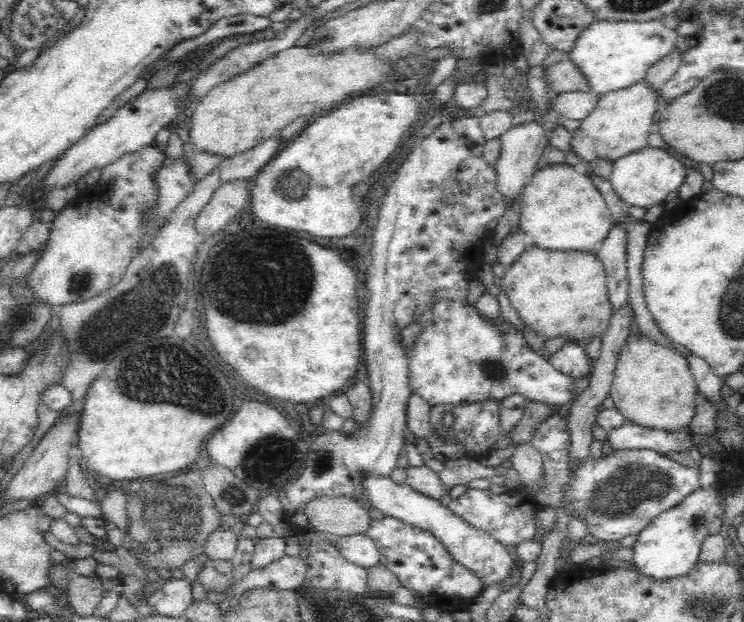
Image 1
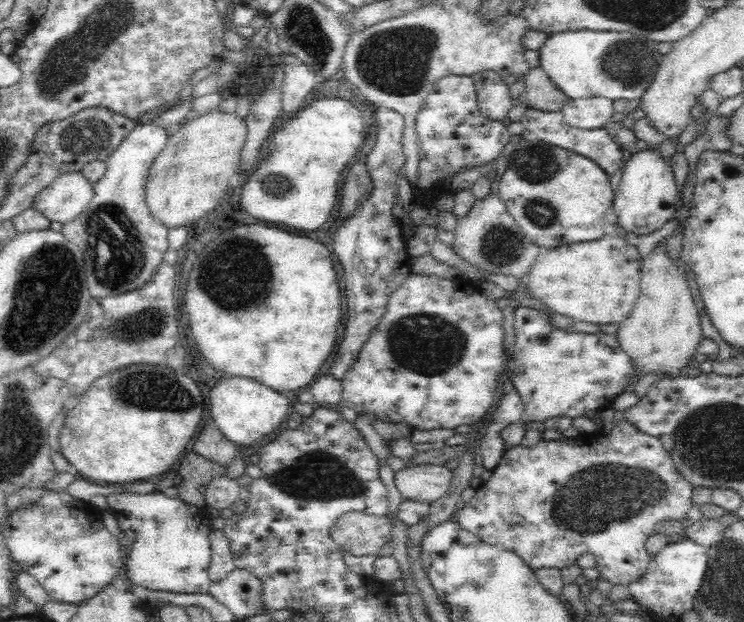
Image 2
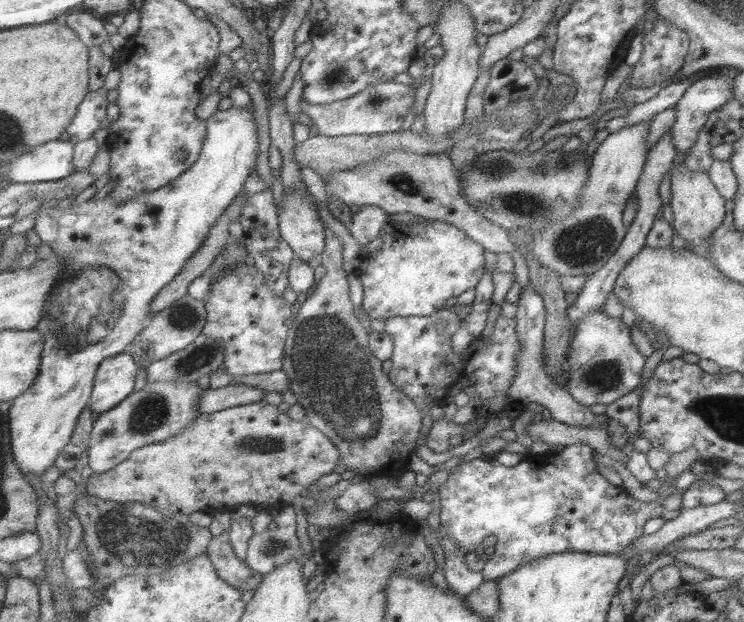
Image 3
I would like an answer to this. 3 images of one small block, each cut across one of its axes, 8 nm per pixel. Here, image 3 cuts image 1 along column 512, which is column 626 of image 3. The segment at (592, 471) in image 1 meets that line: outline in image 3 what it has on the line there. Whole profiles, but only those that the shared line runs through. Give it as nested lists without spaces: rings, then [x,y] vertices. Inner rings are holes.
[[[575,443],[564,446],[559,452],[549,450],[545,453],[530,454],[529,457],[521,458],[515,466],[508,467],[503,466],[500,462],[497,462],[494,458],[482,460],[481,457],[469,460],[461,461],[455,467],[451,468],[446,481],[438,486],[439,495],[439,520],[441,527],[443,527],[448,535],[453,540],[454,545],[461,550],[463,554],[467,554],[474,550],[475,546],[485,538],[485,536],[493,535],[496,538],[496,543],[493,548],[489,551],[489,559],[484,562],[482,569],[482,579],[484,581],[497,581],[501,576],[505,576],[513,570],[517,569],[518,566],[523,566],[526,562],[537,560],[538,558],[545,558],[550,554],[559,554],[561,552],[585,552],[585,553],[597,553],[597,554],[616,554],[626,552],[627,546],[629,546],[632,540],[635,540],[639,535],[642,534],[643,524],[649,518],[659,517],[661,512],[665,512],[661,505],[657,501],[650,501],[649,503],[637,501],[633,499],[628,493],[621,487],[610,484],[603,475],[597,473],[597,469],[594,466],[594,462],[591,456],[593,450],[590,446],[583,443]]]

